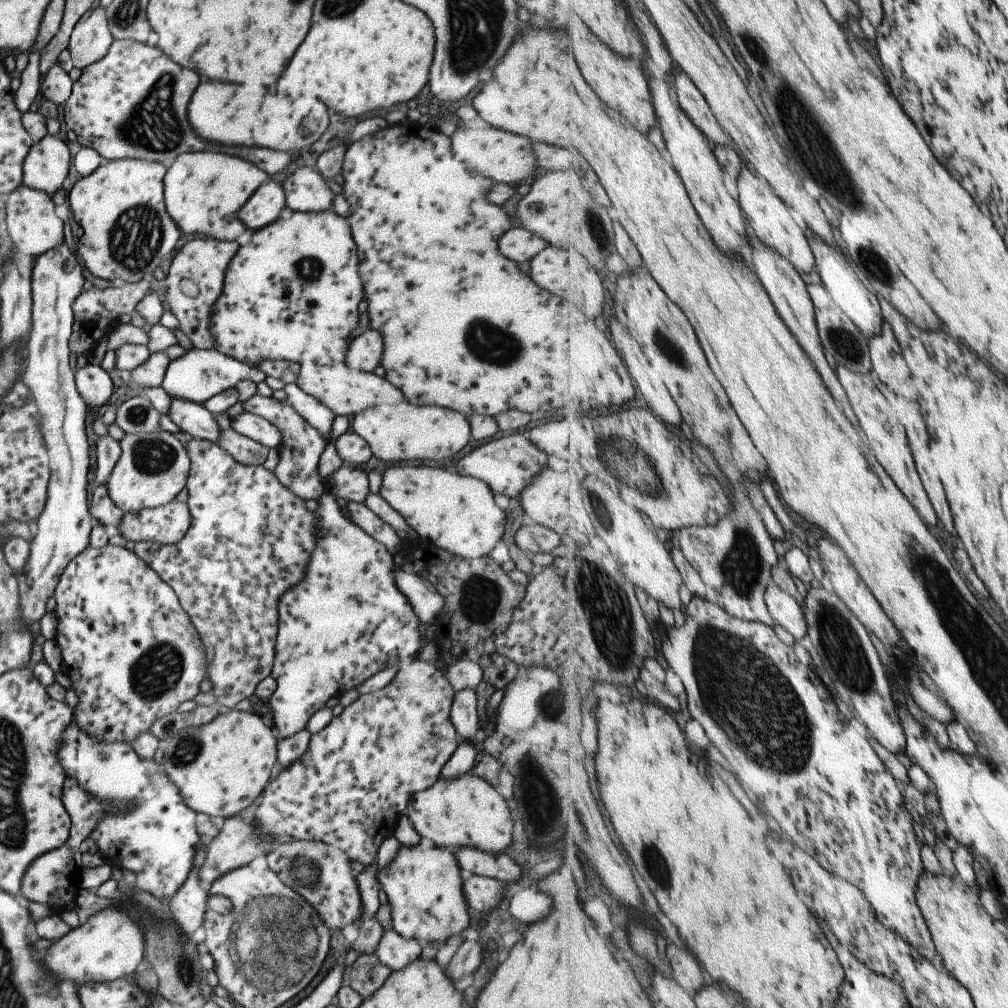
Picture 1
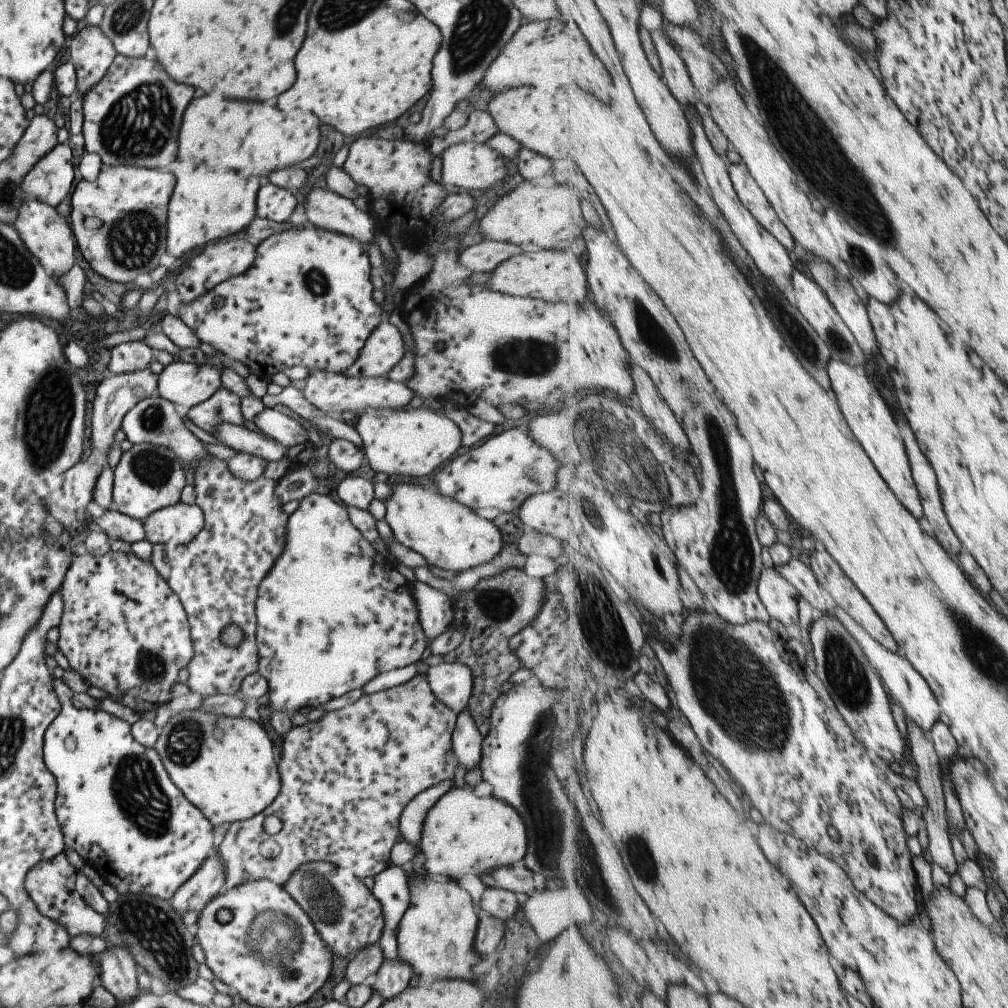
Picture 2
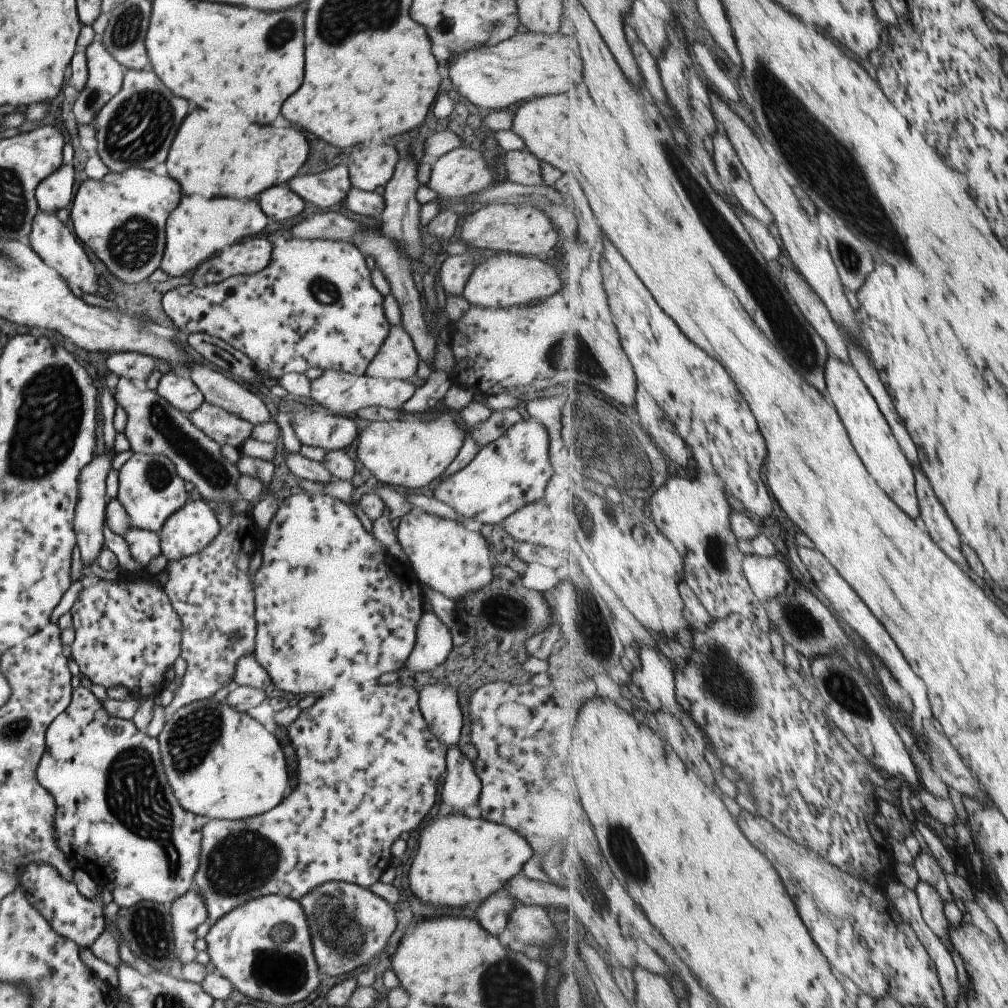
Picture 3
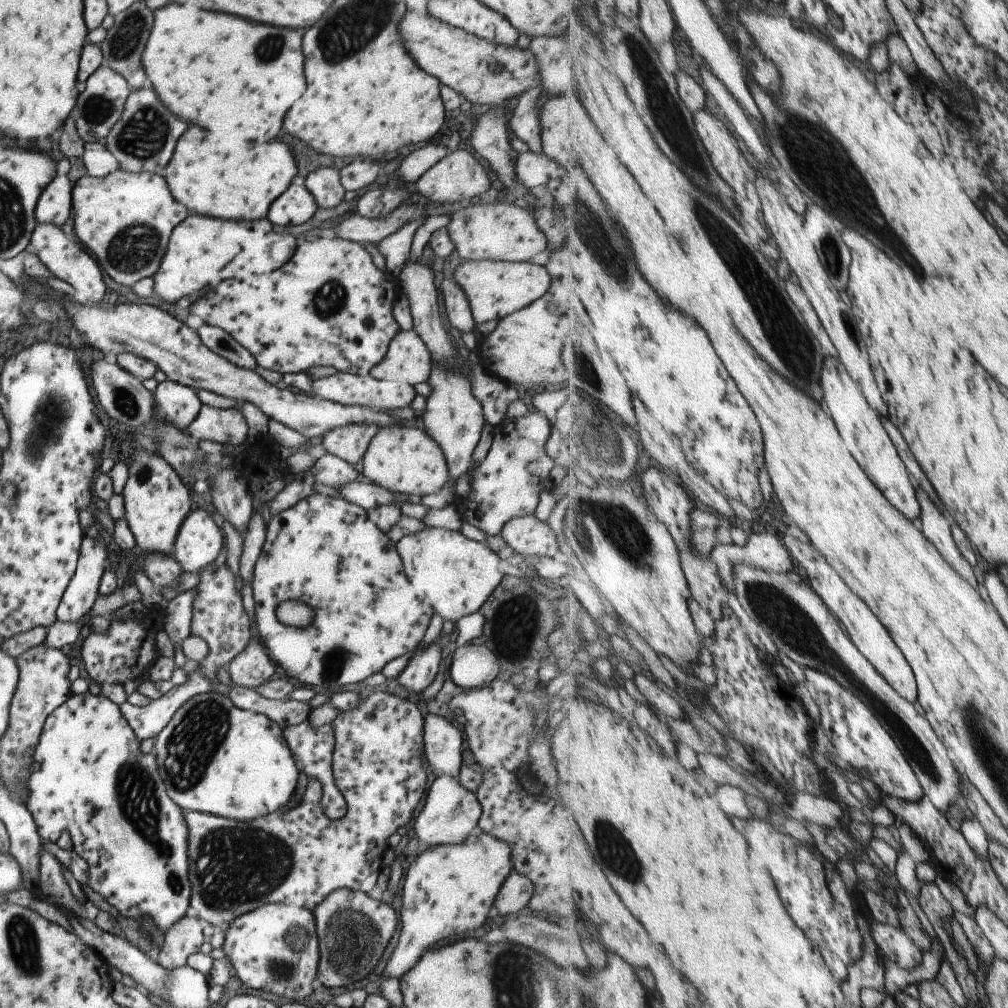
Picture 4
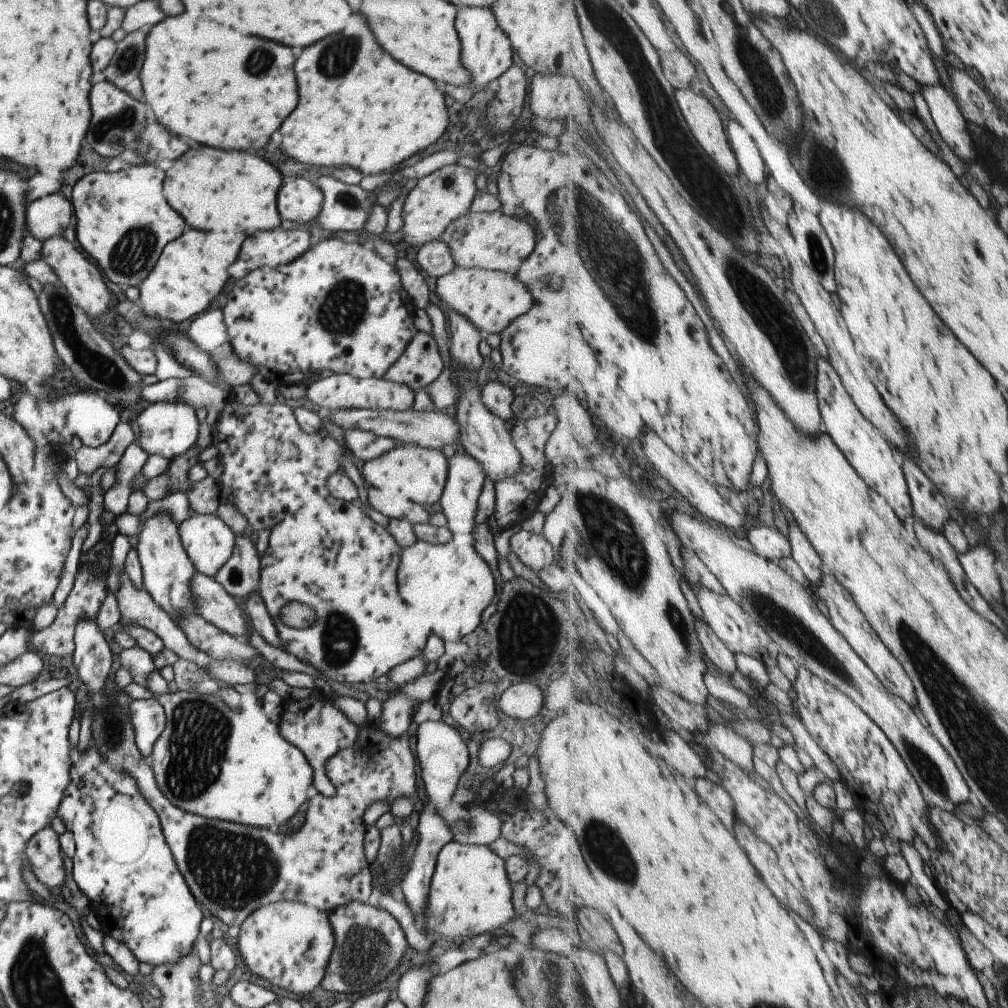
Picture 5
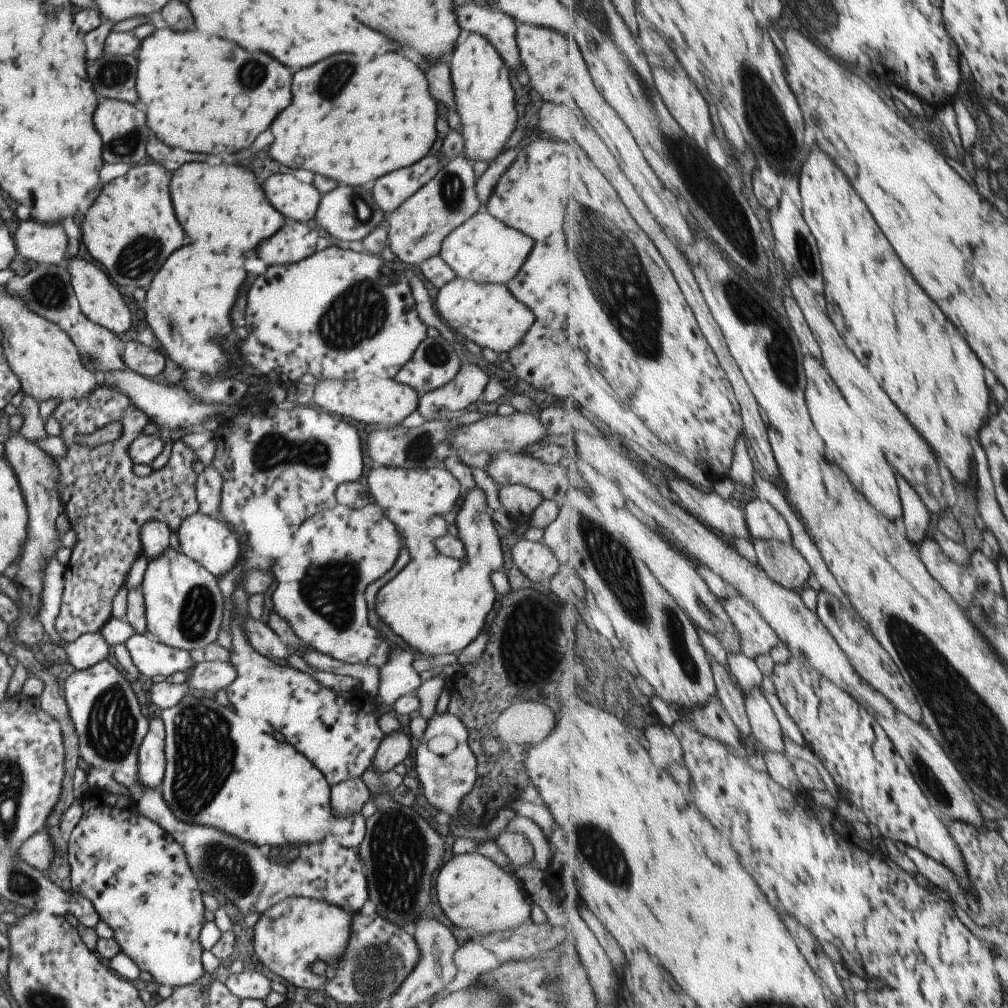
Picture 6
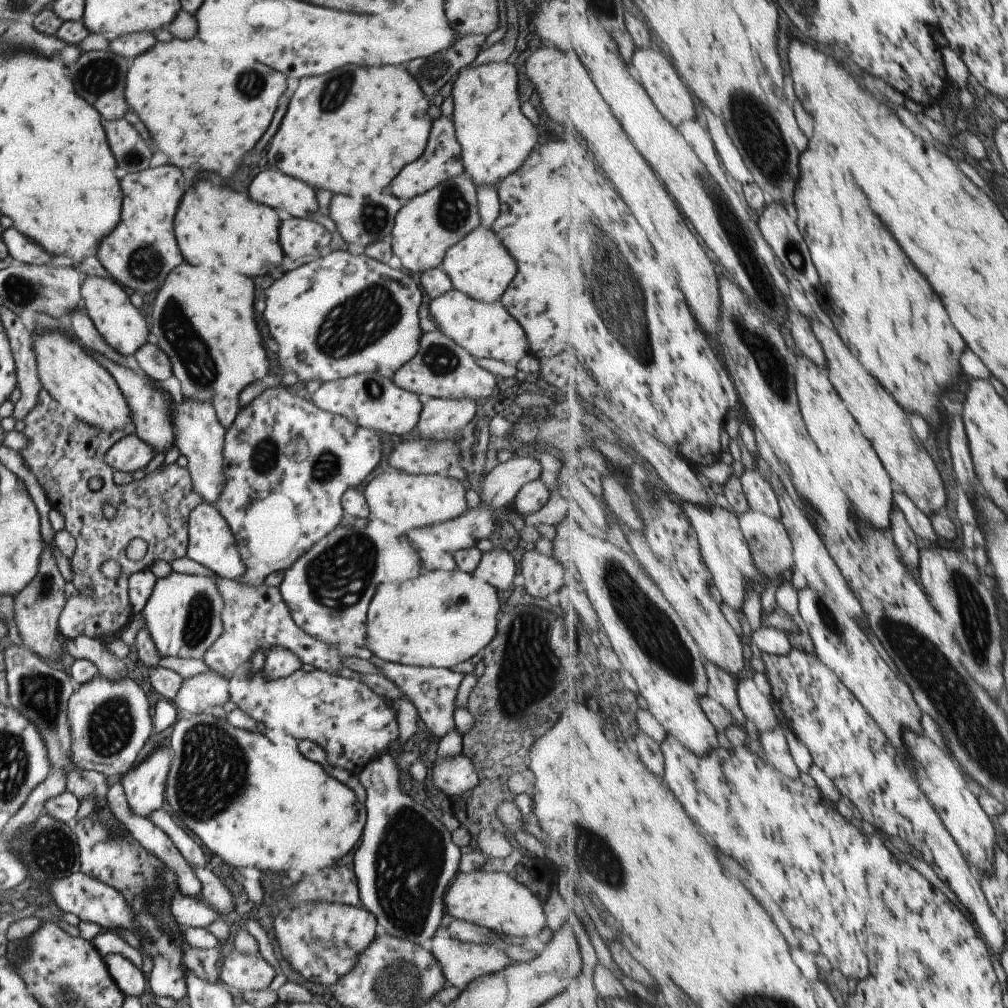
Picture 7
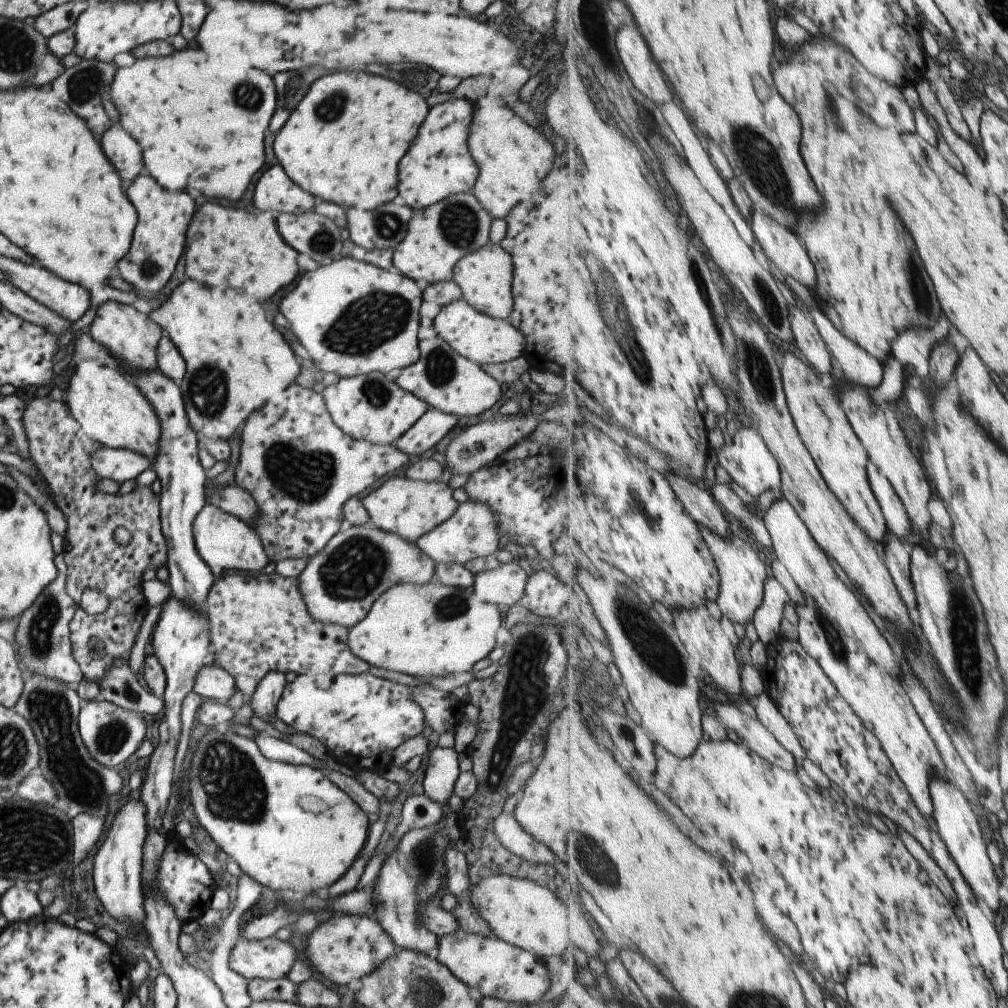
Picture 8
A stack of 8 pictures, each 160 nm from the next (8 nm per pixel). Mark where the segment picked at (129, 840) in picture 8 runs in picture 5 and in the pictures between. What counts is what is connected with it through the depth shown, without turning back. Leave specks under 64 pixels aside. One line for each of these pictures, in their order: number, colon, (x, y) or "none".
5: (146, 716)
6: (150, 759)
7: (143, 785)

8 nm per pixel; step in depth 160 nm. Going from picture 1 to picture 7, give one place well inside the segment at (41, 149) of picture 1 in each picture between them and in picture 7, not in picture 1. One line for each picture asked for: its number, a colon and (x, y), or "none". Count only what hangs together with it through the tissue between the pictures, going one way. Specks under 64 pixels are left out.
2: (49, 180)
3: (53, 193)
4: (53, 205)
5: (47, 216)
6: (44, 243)
7: (22, 249)

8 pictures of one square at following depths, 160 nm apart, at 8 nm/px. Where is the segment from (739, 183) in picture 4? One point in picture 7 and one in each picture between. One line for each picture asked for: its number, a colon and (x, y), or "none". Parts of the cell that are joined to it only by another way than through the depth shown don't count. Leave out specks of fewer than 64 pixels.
5: (707, 126)
6: (684, 100)
7: (664, 85)

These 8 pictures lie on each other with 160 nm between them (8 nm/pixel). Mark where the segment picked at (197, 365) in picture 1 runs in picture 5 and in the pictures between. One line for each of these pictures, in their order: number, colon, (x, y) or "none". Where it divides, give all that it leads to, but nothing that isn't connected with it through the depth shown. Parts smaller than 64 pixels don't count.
2: (185, 384)
3: (175, 387)
4: (178, 404)
5: (165, 429)

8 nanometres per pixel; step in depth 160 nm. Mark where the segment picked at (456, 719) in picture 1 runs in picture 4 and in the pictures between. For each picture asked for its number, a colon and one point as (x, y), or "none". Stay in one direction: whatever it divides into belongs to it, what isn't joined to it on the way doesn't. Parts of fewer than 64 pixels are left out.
2: (466, 739)
3: (461, 787)
4: (450, 812)

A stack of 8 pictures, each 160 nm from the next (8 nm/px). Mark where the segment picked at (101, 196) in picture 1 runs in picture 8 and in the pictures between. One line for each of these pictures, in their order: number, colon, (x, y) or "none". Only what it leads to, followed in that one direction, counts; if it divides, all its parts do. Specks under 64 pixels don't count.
2: (129, 243)
3: (120, 218)
4: (124, 219)
5: (123, 221)
6: (130, 231)
7: (141, 250)
8: (161, 216)

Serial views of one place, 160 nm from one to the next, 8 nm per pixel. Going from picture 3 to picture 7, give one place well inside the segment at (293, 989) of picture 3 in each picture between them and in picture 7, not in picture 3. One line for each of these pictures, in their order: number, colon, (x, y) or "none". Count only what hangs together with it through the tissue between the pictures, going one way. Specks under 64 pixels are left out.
4: (273, 948)
5: (285, 943)
6: (287, 938)
7: (321, 941)

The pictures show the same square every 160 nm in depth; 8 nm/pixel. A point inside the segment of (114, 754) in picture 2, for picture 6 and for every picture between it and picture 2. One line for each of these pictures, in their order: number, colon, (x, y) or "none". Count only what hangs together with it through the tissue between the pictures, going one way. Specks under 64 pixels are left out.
3: (115, 814)
4: (89, 776)
5: (122, 864)
6: (135, 875)

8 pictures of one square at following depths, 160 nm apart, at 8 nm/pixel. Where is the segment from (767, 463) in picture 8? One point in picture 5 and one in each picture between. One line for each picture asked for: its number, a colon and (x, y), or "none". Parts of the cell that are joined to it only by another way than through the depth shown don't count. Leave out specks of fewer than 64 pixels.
5: (767, 542)
6: (765, 522)
7: (759, 492)

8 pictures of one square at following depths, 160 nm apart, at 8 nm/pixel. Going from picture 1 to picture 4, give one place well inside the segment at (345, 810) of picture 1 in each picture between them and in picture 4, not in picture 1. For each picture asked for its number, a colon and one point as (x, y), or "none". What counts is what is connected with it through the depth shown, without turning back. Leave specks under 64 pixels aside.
2: (344, 780)
3: (368, 766)
4: (298, 857)

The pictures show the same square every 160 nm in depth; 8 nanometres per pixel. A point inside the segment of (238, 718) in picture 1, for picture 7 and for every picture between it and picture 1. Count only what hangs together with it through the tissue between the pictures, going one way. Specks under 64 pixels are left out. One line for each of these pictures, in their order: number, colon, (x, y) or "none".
2: (224, 766)
3: (221, 764)
4: (214, 758)
5: (208, 760)
6: (219, 771)
7: (254, 803)

